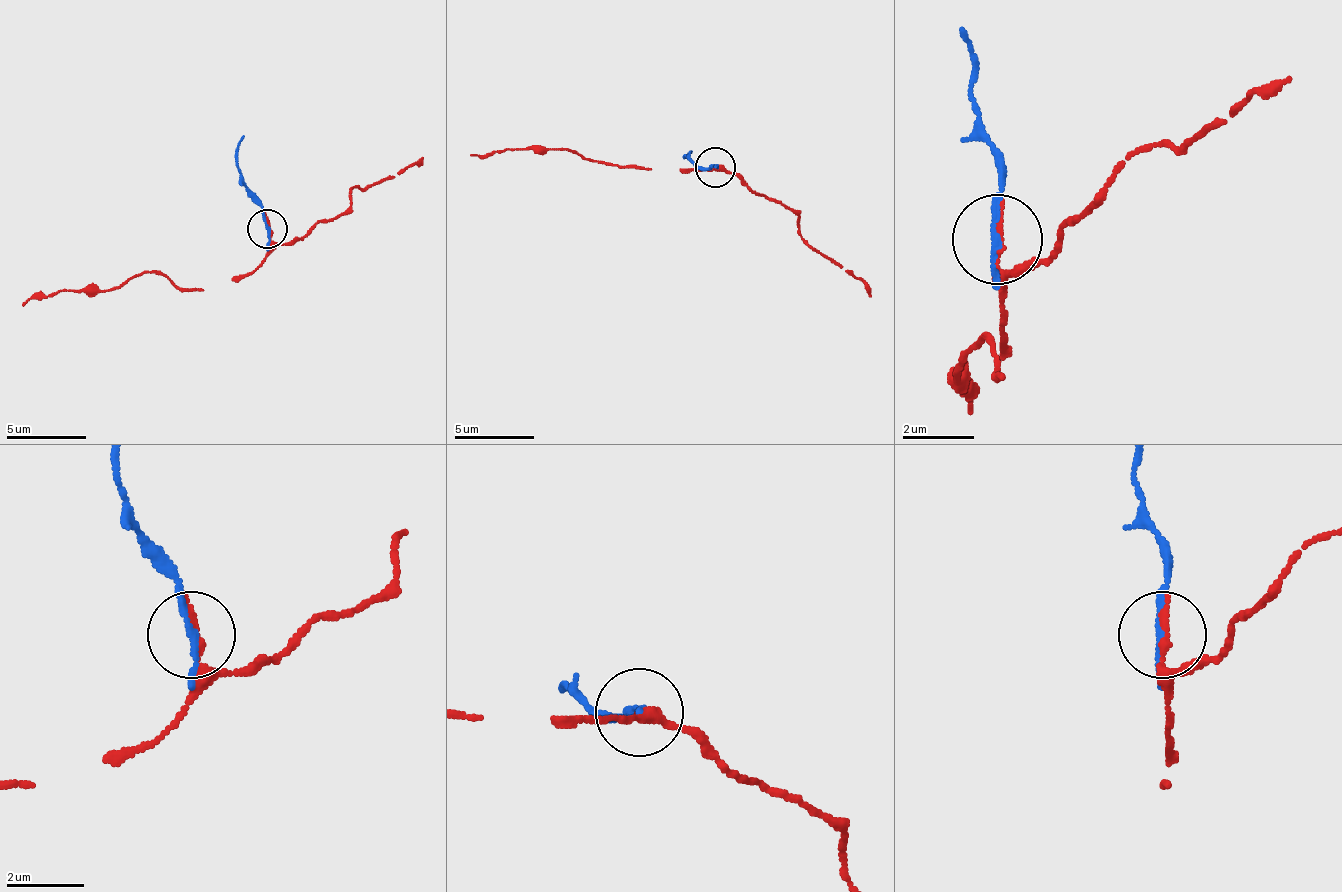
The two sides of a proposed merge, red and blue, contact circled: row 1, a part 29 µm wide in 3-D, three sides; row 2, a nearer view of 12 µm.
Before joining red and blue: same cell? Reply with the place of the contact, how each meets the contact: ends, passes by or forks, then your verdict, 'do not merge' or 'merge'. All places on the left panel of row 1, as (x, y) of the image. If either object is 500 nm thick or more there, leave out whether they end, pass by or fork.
at (267, 228); red ends there; blue passes by; merge

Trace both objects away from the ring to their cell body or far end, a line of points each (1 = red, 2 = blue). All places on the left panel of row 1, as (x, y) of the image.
1: (270, 227), (270, 251), (230, 279), (179, 287), (143, 271), (107, 291), (55, 291), (23, 307)
2: (266, 227), (262, 200), (238, 168), (242, 136)

